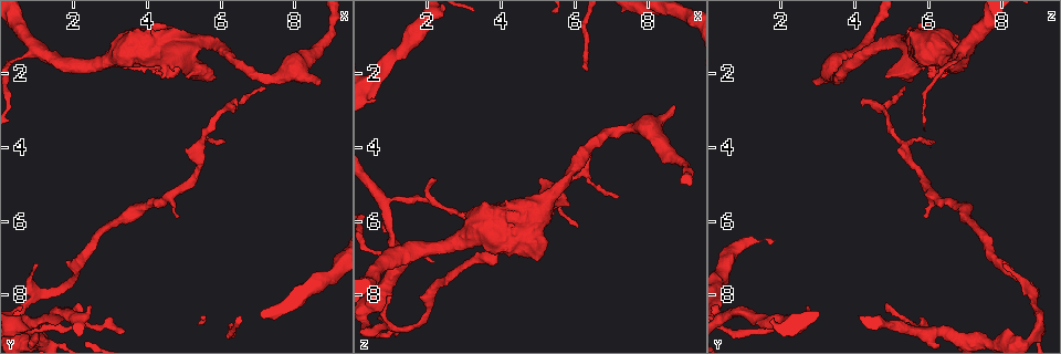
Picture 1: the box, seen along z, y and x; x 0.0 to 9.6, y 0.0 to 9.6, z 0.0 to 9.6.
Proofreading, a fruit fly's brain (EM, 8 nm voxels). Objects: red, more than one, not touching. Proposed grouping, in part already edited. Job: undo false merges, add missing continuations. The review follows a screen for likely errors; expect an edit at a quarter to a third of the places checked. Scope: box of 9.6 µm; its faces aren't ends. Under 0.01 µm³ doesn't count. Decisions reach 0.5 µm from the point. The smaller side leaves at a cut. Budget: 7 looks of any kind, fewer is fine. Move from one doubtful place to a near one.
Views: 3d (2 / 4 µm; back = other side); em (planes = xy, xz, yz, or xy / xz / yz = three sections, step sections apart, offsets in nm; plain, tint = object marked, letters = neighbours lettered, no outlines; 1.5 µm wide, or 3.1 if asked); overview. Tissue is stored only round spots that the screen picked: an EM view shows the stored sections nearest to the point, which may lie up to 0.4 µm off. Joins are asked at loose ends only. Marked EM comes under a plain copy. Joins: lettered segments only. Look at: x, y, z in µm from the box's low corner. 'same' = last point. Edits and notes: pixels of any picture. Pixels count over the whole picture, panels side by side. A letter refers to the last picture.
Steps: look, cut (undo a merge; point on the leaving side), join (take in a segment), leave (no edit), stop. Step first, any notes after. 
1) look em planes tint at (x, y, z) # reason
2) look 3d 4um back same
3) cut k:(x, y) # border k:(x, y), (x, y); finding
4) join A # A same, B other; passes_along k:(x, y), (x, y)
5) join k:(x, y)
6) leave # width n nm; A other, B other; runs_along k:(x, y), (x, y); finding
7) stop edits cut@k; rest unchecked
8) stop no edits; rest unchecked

look em planes letters at (5.45, 1.20, 5.25) # thick turns thin

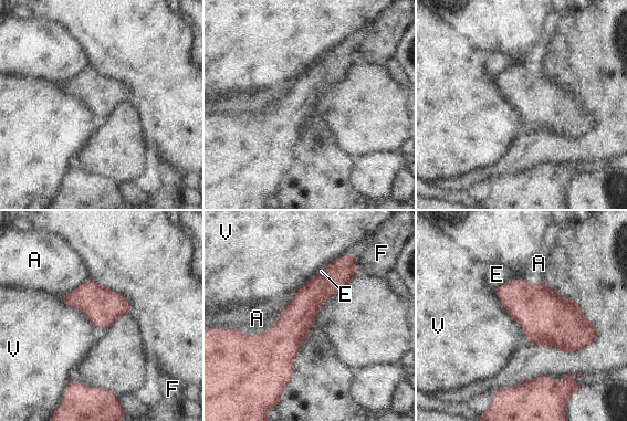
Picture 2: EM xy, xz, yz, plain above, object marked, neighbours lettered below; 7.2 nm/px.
leave # width 260 nm; A other, E other, F other, V other; border 2:(492, 288), (529, 341); all the same neuron

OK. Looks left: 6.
look em xz step 4 letters at (6.25, 8.75, 1.70) # branch stops here

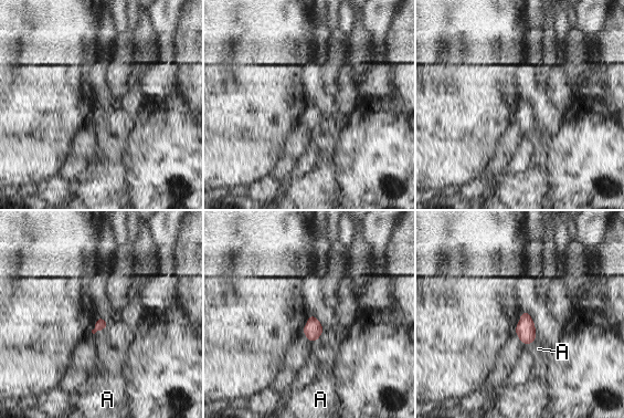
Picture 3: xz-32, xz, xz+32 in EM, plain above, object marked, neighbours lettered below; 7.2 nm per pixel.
leave # A other; border 3:(324, 327), (324, 331), (316, 341); no lettered segment goes on from it

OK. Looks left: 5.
look 3d 2um back at (0.85, 8.90, 5.50) # arms part here

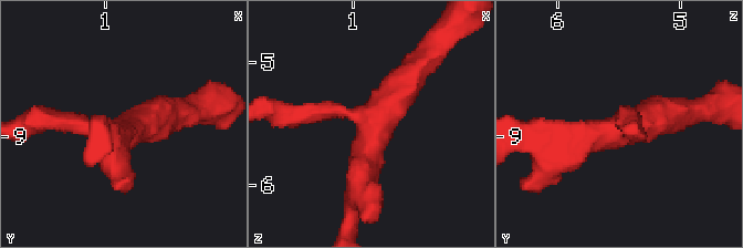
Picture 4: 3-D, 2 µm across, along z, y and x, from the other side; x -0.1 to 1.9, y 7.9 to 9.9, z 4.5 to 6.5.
look em planes letters at (0.90, 8.96, 5.48) # arms 3; arm_widths 190, 200, 220 nm; now the EM

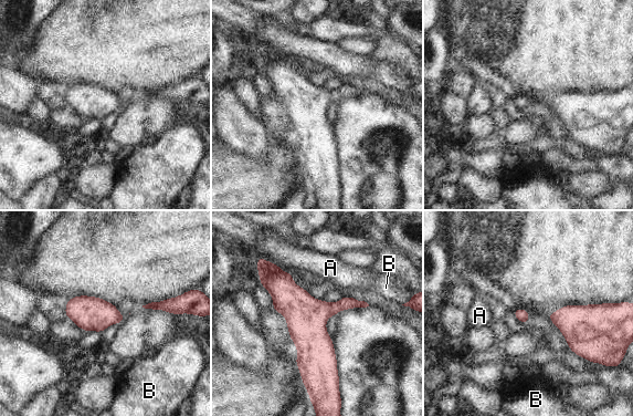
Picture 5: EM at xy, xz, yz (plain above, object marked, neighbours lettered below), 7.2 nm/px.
leave # width 100 nm; longest_contact A 120 nm; A other, B other; all the same neuron

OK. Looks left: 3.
stop no edits; rest unchecked

